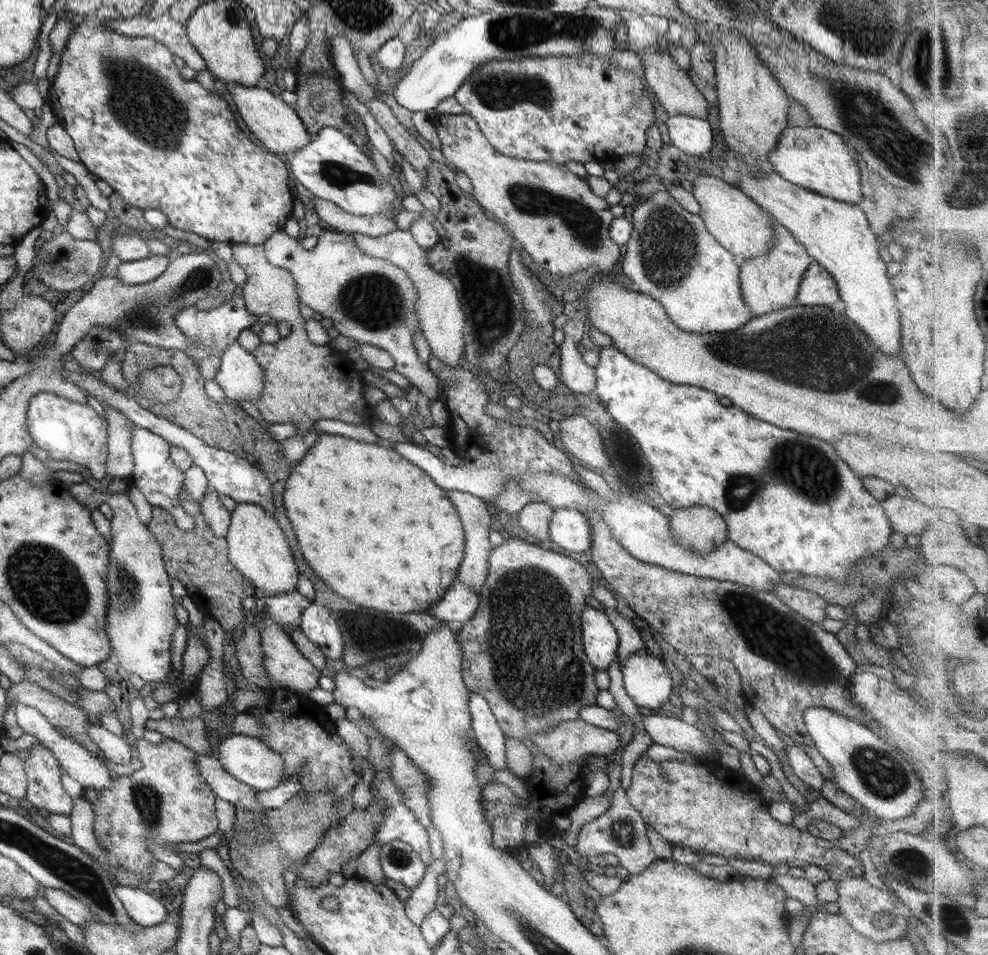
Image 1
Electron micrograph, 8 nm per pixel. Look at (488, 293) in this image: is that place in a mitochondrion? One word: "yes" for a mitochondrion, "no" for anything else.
yes

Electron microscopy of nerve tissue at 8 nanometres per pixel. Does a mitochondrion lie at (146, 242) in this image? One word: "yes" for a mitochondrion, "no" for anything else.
no

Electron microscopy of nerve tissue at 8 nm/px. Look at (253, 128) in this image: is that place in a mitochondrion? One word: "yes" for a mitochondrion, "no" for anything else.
no

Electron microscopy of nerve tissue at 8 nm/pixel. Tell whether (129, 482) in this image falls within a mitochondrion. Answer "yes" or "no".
no

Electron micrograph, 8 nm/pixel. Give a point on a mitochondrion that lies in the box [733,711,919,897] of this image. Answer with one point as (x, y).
(882, 775)

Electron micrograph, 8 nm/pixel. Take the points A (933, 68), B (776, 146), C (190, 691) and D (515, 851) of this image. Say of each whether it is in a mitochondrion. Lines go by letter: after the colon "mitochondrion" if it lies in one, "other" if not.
A: mitochondrion
B: other
C: other
D: other

